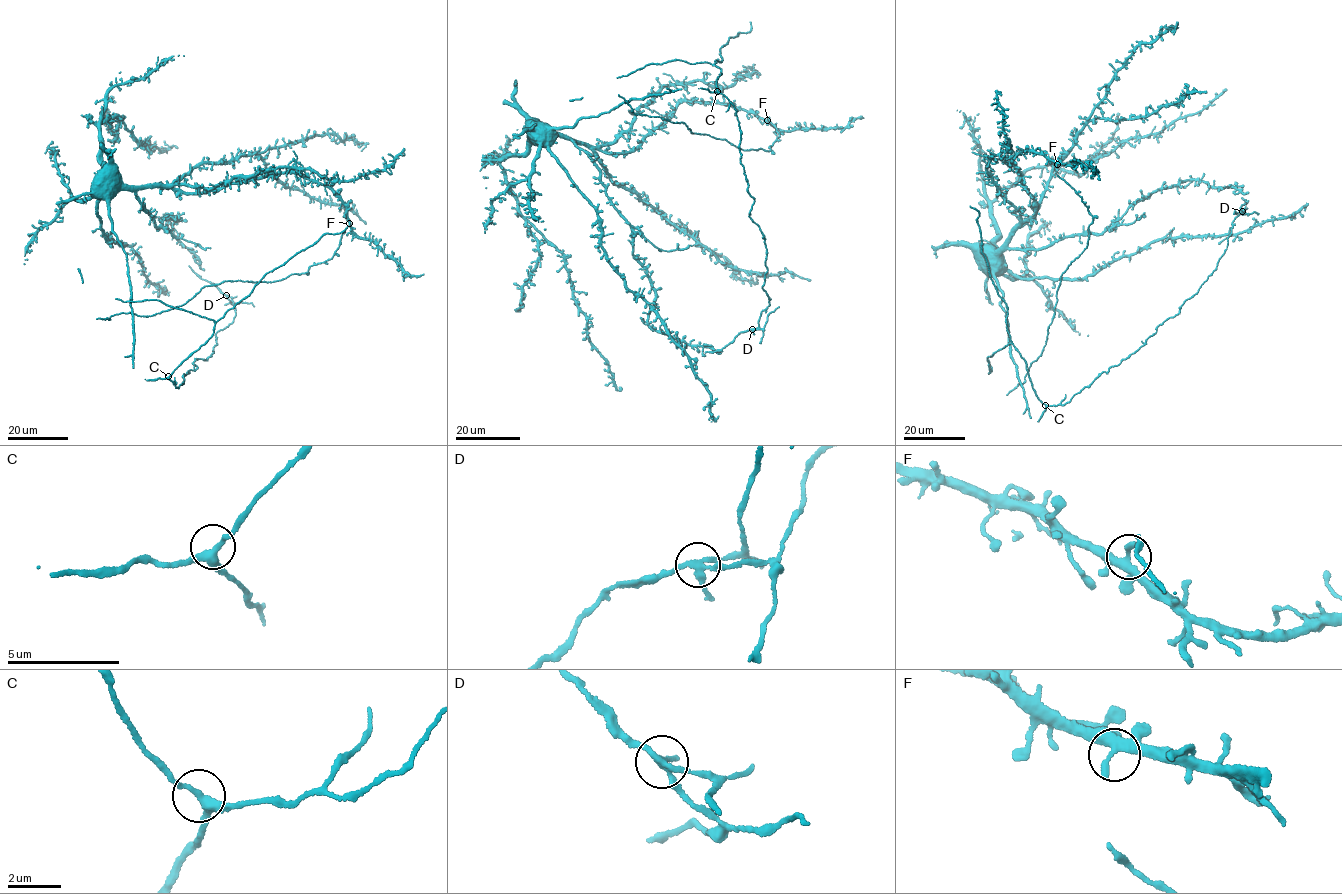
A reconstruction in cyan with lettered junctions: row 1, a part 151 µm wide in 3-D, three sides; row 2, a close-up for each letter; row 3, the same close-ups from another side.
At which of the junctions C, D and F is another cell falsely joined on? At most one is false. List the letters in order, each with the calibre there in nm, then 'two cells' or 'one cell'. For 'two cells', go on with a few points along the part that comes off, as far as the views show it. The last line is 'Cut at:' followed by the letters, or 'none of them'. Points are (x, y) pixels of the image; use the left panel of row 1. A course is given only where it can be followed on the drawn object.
C: 280 nm thick; one cell
D: 260 nm thick; two cells; foreign part runs (226, 296), (234, 303), (242, 301), (254, 306)
F: 320 nm thick; one cell
Cut at: D

